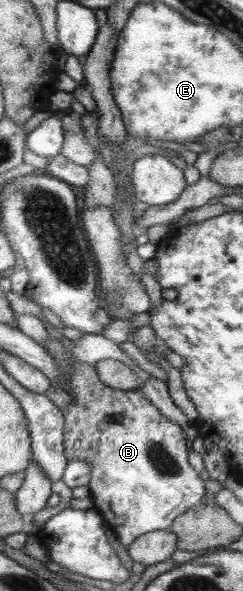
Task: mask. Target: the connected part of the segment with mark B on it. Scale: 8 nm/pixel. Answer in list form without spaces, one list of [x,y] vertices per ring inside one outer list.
[[[48,336],[45,342],[37,342],[53,359],[61,375],[66,376],[65,387],[71,395],[69,404],[61,410],[63,415],[63,434],[61,448],[65,459],[81,459],[91,470],[89,498],[93,508],[99,512],[102,521],[116,535],[117,541],[125,548],[131,545],[141,534],[155,530],[168,531],[169,525],[177,516],[198,506],[205,498],[205,482],[187,463],[187,446],[181,427],[167,420],[139,390],[115,390],[105,386],[94,364],[73,362],[65,350],[66,337]]]

